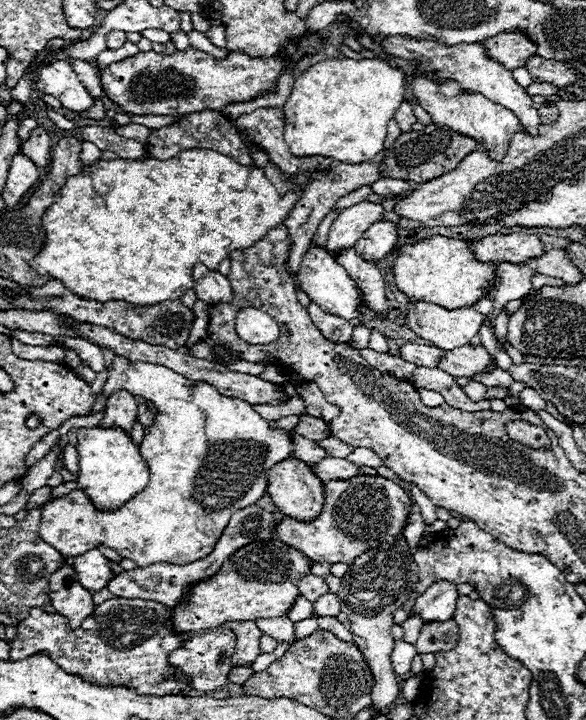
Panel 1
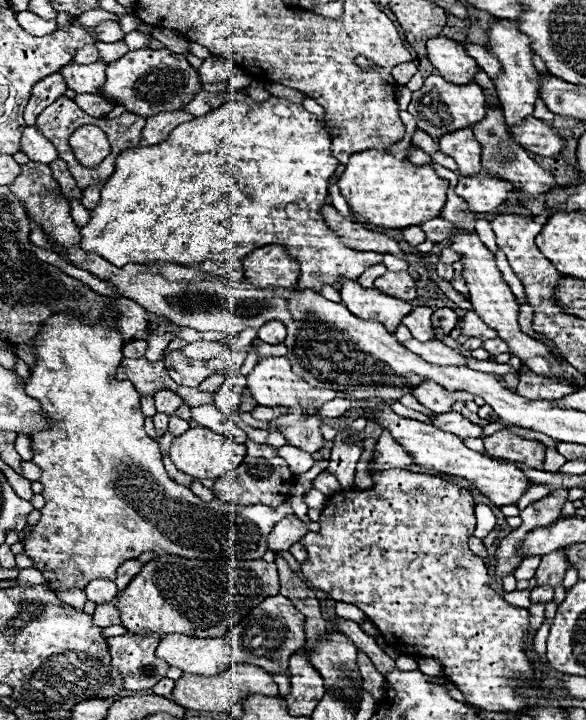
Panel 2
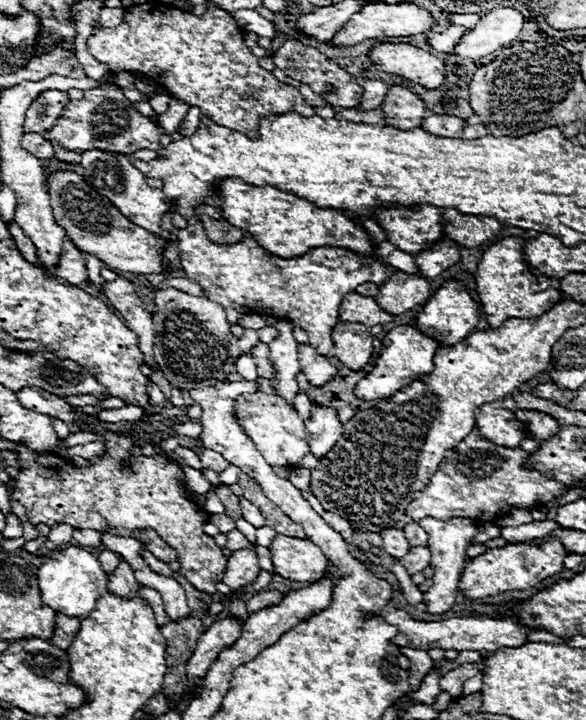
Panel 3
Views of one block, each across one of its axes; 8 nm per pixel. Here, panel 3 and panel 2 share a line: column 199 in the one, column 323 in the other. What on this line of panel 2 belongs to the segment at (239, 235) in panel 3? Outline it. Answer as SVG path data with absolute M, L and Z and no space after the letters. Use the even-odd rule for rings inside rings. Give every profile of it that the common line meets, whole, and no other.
M326 204L322 208L324 222L334 230L338 236L342 236L342 242L352 250L364 250L364 252L380 252L380 254L394 254L396 258L404 258L406 254L400 250L400 244L386 234L374 232L364 228L360 222L352 222L344 218L334 206Z

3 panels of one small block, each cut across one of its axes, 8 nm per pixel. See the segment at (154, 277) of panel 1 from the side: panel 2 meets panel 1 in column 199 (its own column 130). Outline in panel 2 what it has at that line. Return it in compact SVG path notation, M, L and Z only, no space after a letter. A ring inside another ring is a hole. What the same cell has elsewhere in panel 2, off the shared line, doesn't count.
M274 96L268 102L256 102L252 98L246 98L244 102L230 100L224 106L220 106L218 110L212 110L206 116L200 116L200 118L194 118L190 122L184 122L184 124L176 126L172 130L172 134L168 136L168 140L164 140L162 144L124 150L116 160L114 174L108 178L106 186L102 188L102 198L100 198L96 210L92 212L90 222L80 228L80 234L82 234L80 248L84 252L102 256L104 260L112 262L114 266L124 266L124 264L150 266L150 264L166 264L166 262L180 264L180 266L194 266L194 264L200 264L204 260L220 260L220 262L224 262L228 258L244 258L246 254L250 254L250 250L260 248L264 244L282 244L282 246L288 248L290 256L294 256L300 262L300 278L296 282L298 290L312 288L312 290L320 292L320 288L324 284L330 284L330 286L338 288L338 280L336 280L338 276L356 280L368 266L374 266L374 264L382 262L382 254L378 254L378 252L358 252L358 250L346 248L342 244L340 236L336 232L332 232L324 224L324 218L322 218L320 210L326 204L328 178L334 174L336 166L338 166L338 160L332 156L332 138L330 138L330 134L324 130L324 126L318 122L318 118L314 114L304 110L304 106L284 102L284 100L274 98Z

